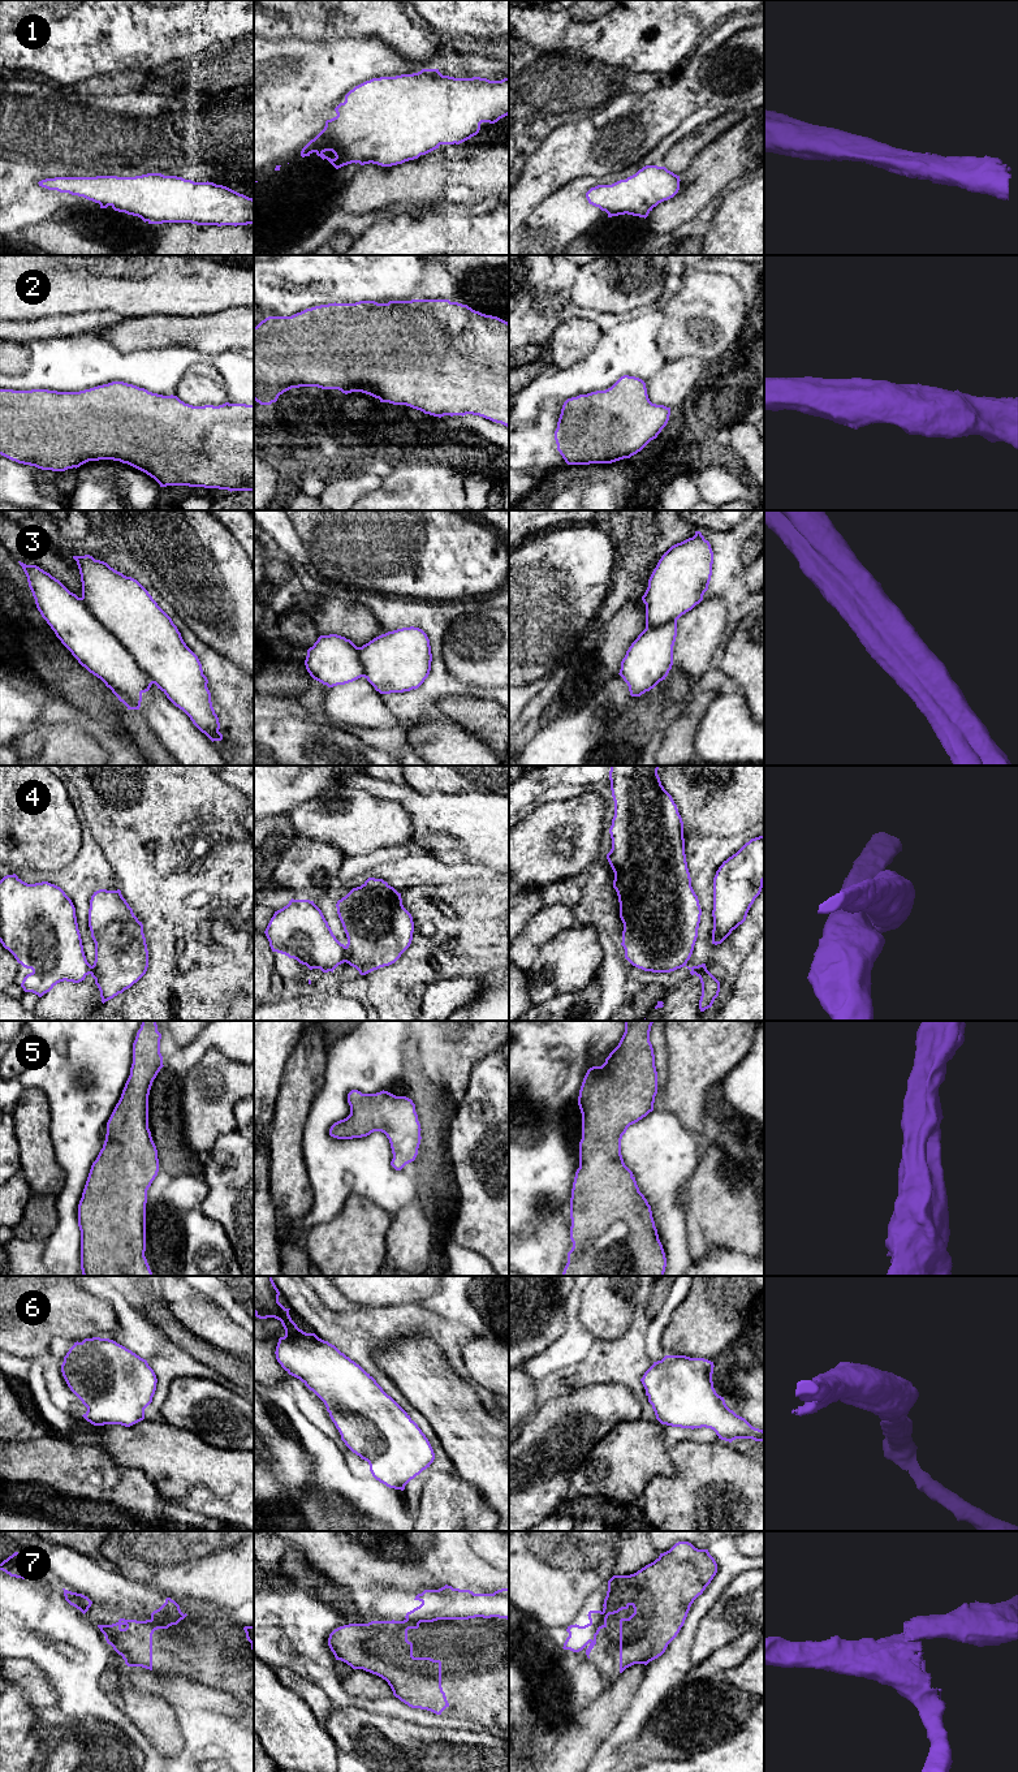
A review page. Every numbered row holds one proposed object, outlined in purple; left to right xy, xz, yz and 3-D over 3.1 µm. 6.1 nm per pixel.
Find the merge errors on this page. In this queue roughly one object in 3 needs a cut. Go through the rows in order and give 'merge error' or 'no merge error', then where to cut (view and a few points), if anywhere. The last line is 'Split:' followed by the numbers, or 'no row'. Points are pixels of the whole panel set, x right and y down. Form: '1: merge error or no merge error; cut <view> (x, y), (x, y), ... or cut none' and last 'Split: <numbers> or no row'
1: no merge error; cut none
2: no merge error; cut none
3: merge error; cut xy (81, 598), (91, 613), (154, 682)
4: merge error; cut xz (346, 947), (346, 958), (344, 961)
5: no merge error; cut none
6: no merge error; cut none
7: merge error; cut yz (603, 1612), (595, 1635), (590, 1641)
Split: 3, 4, 7

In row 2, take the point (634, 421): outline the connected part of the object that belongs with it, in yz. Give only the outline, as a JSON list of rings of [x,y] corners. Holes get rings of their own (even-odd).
[[[624,375],[611,388],[568,398],[555,431],[568,465],[612,464],[640,452],[667,426],[670,408],[652,404],[646,383]]]

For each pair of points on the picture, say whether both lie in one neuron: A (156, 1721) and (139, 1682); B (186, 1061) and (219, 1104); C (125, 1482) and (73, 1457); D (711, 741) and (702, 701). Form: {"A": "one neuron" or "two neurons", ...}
{"A": "two neurons", "B": "two neurons", "C": "one neuron", "D": "two neurons"}

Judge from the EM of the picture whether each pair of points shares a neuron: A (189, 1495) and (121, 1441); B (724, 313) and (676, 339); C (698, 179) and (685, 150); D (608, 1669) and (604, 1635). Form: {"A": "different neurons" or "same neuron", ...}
{"A": "same neuron", "B": "same neuron", "C": "different neurons", "D": "same neuron"}

